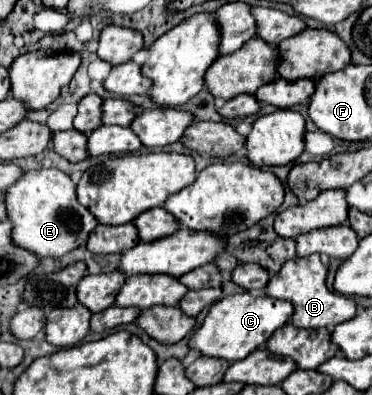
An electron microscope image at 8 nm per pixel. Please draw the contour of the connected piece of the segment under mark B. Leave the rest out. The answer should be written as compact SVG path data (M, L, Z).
M312 254L306 258L296 256L294 260L288 260L282 270L270 278L266 286L266 294L280 300L290 300L294 304L294 316L292 322L298 328L328 328L332 330L336 324L350 320L356 314L356 302L350 296L338 294L330 288L326 288L326 274L328 268L322 264L320 254Z

